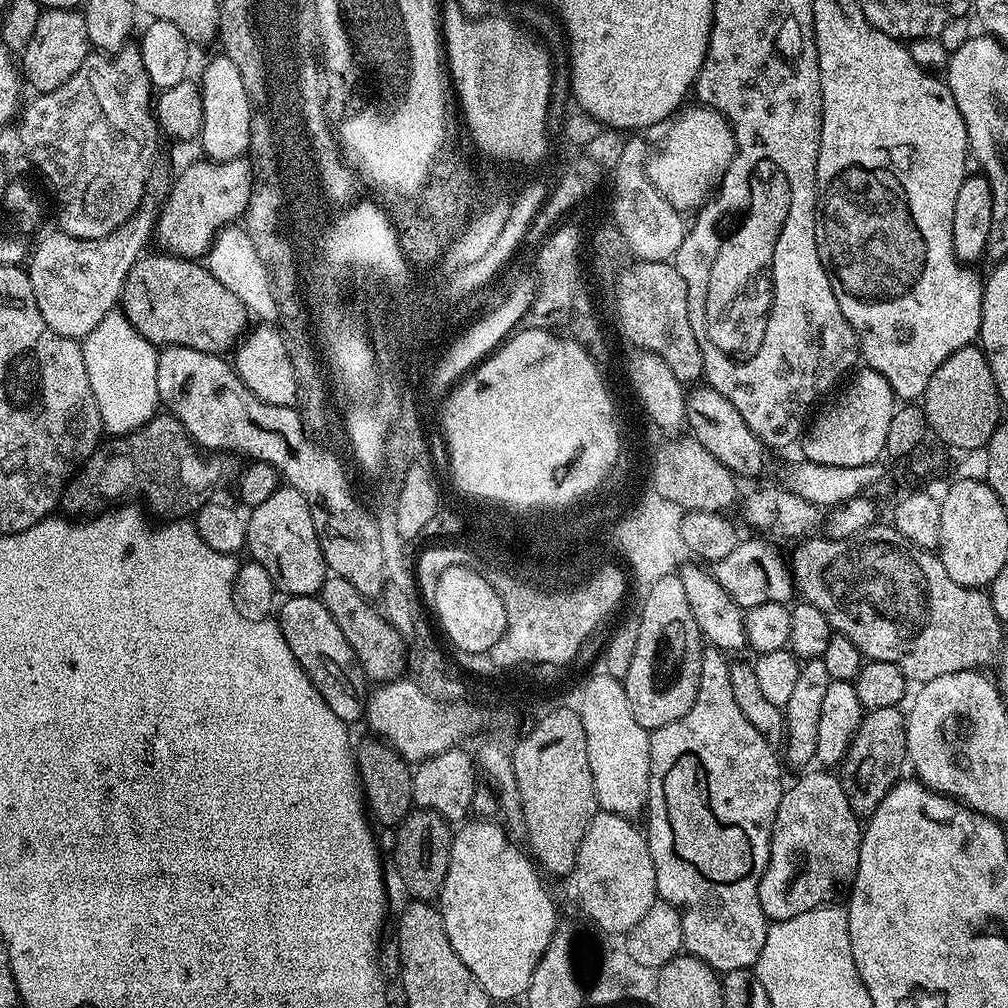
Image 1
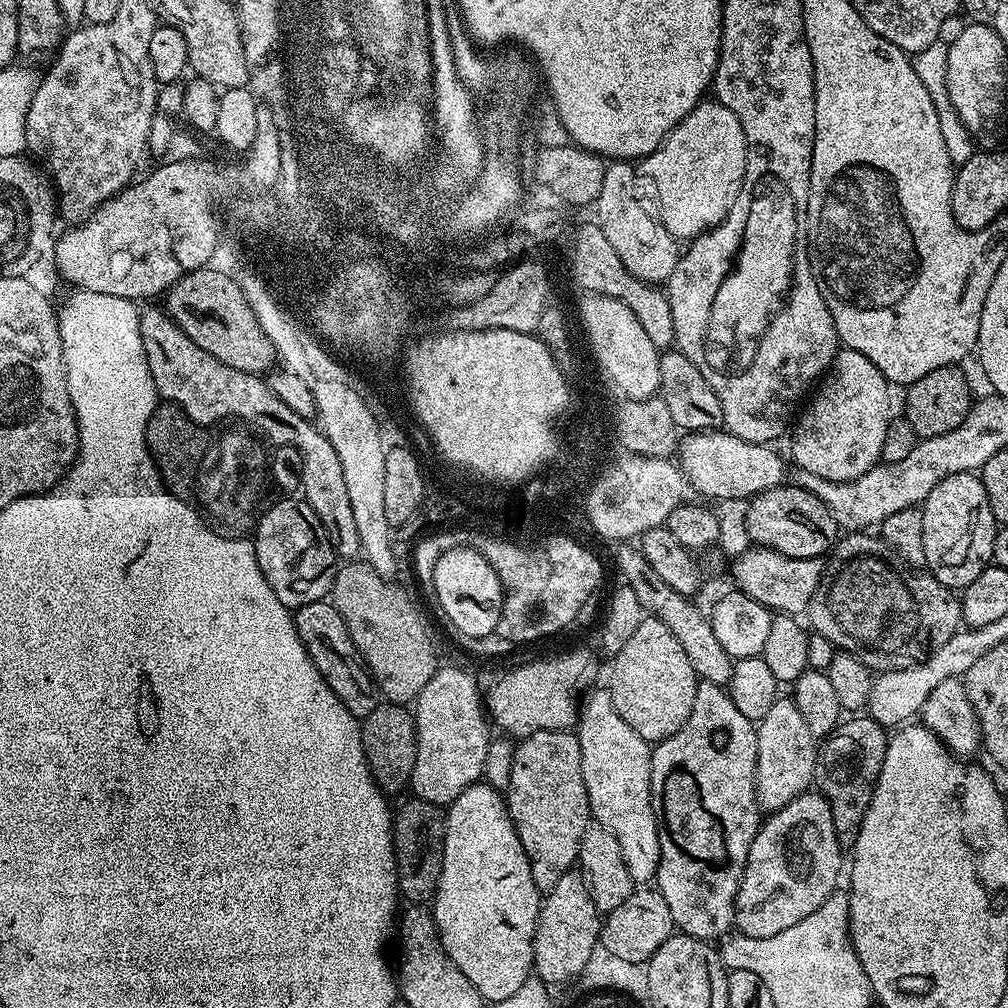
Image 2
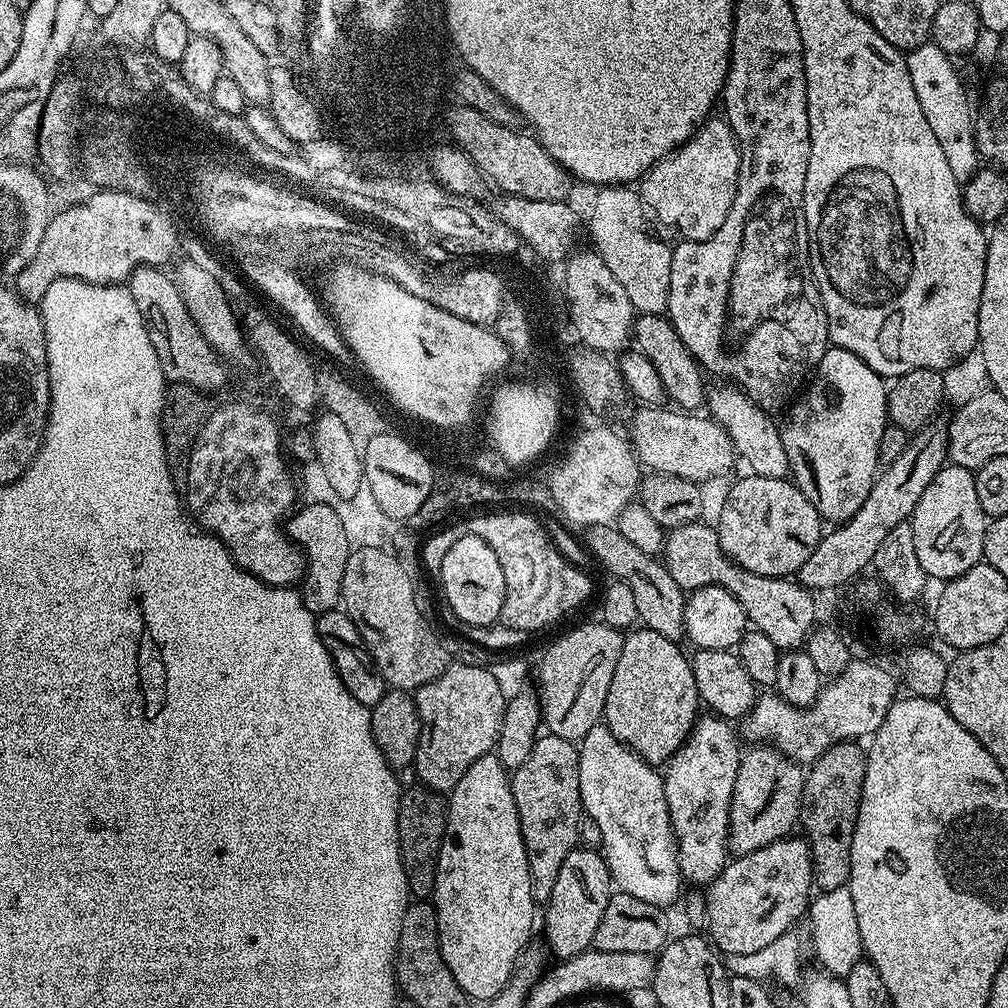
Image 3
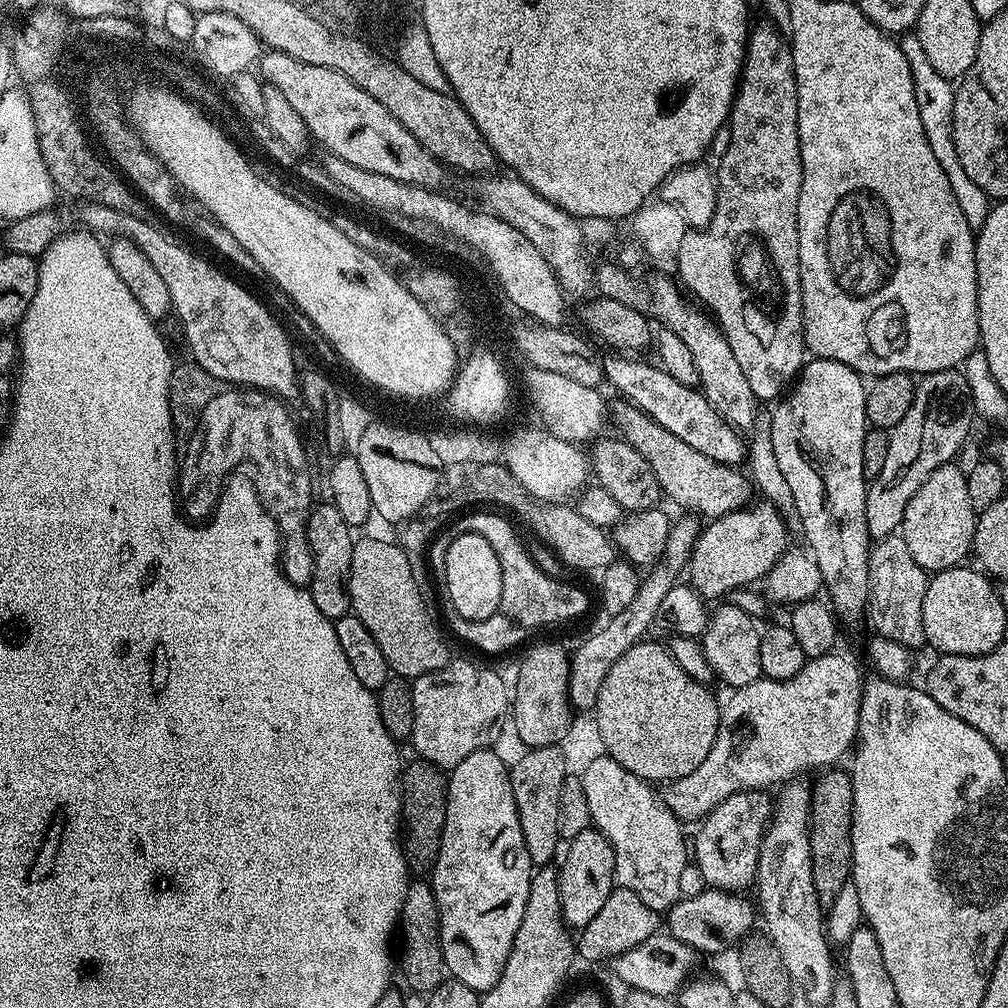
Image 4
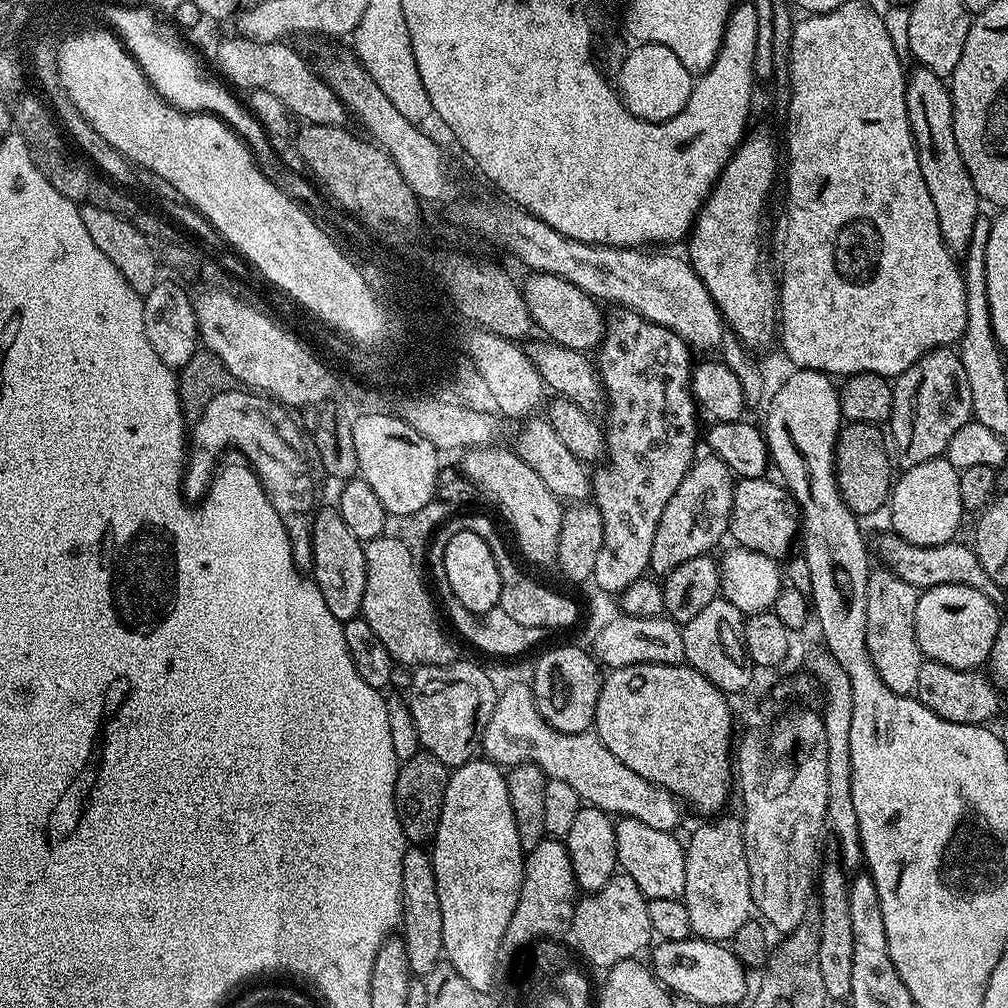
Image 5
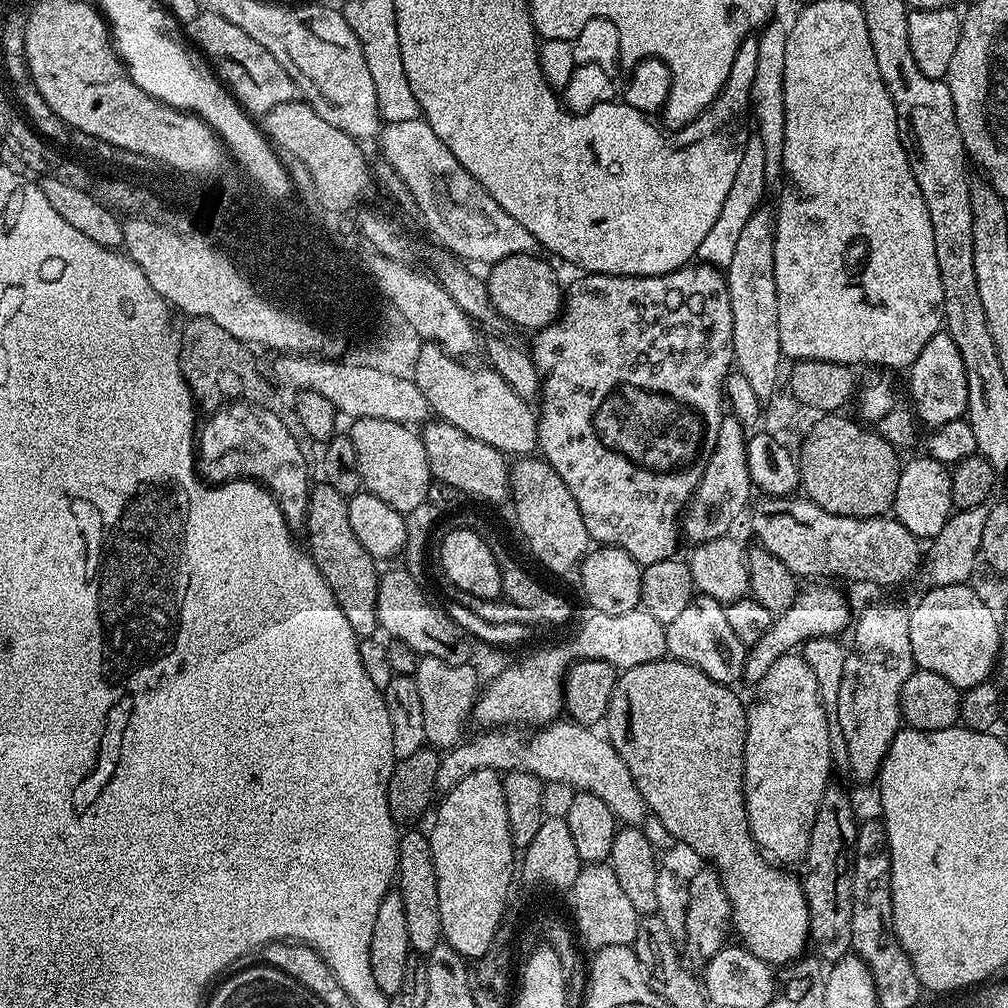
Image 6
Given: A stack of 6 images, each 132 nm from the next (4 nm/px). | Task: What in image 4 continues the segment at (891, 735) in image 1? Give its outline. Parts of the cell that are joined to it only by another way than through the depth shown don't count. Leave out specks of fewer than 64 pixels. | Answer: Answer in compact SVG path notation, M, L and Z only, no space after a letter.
M828 770L811 785L810 802L810 854L812 855L812 877L814 890L818 894L821 909L828 909L838 898L842 886L849 883L852 874L852 815L854 814L854 790L852 778L847 771Z

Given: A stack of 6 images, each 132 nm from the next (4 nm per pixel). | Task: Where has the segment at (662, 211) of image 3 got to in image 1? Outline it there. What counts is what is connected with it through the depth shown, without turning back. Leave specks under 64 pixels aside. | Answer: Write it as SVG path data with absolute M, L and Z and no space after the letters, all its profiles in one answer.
M695 106L670 128L662 146L649 155L648 177L667 200L681 212L699 209L719 185L736 152L729 122L712 106Z

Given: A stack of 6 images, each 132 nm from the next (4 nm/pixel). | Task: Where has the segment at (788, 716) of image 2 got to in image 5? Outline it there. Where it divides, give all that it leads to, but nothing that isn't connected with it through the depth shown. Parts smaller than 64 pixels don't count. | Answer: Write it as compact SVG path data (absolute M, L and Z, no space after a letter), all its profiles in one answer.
M717 815L709 819L712 820L709 824L694 829L684 849L686 886L682 903L690 918L692 936L702 940L731 941L732 936L738 934L738 926L744 924L754 908L744 849L744 826L739 815L728 815Z

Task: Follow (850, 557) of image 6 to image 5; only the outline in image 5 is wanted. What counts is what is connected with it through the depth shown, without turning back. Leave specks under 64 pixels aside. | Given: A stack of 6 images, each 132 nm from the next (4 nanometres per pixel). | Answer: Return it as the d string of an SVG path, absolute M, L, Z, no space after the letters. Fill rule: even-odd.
M759 476L735 481L732 490L732 517L728 523L728 530L731 539L736 539L733 541L739 547L749 548L758 554L766 554L773 558L784 558L793 551L792 539L795 536L797 539L801 531L802 517L787 487L775 479L768 479ZM887 535L880 540L883 567L891 568L898 574L898 578L902 578L902 582L910 582L910 586L914 586L917 590L943 584L965 584L977 588L979 592L986 594L986 598L994 602L999 601L999 596L1002 596L1002 589L998 586L998 582L994 582L994 578L990 578L990 574L982 570L976 557L975 547L971 543L960 544L959 539L954 539L938 546L918 546L906 542L901 536Z

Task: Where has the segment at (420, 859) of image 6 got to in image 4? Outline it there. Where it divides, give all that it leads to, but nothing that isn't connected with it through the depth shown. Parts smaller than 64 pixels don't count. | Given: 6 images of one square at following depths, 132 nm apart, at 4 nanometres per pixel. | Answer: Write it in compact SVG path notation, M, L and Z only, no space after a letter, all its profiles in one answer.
M416 878L409 883L406 898L402 902L400 923L398 925L399 939L404 939L404 953L399 953L398 964L404 967L404 980L411 991L427 994L443 984L446 979L444 955L440 945L440 911L436 895L432 892L431 883Z

